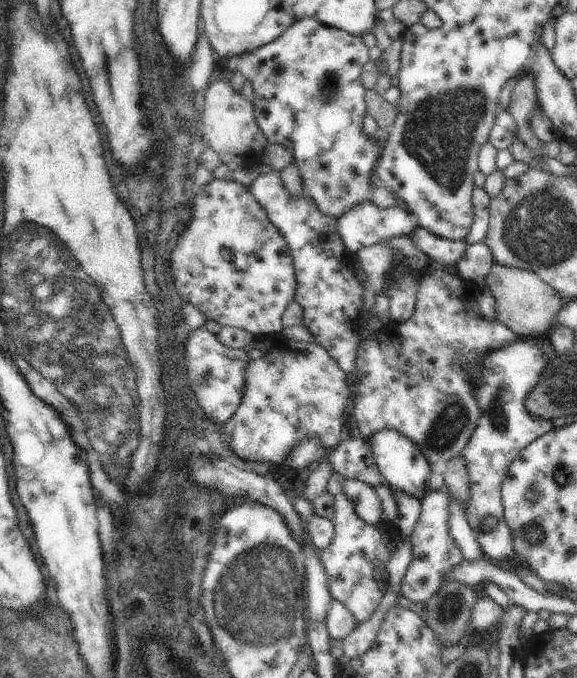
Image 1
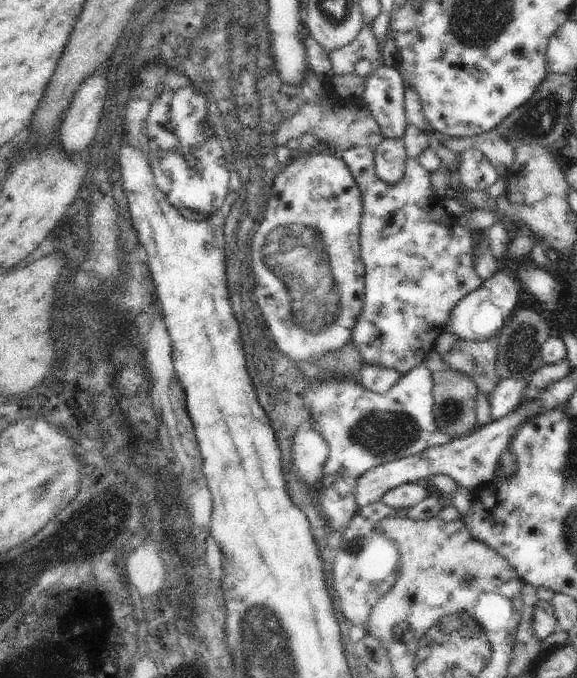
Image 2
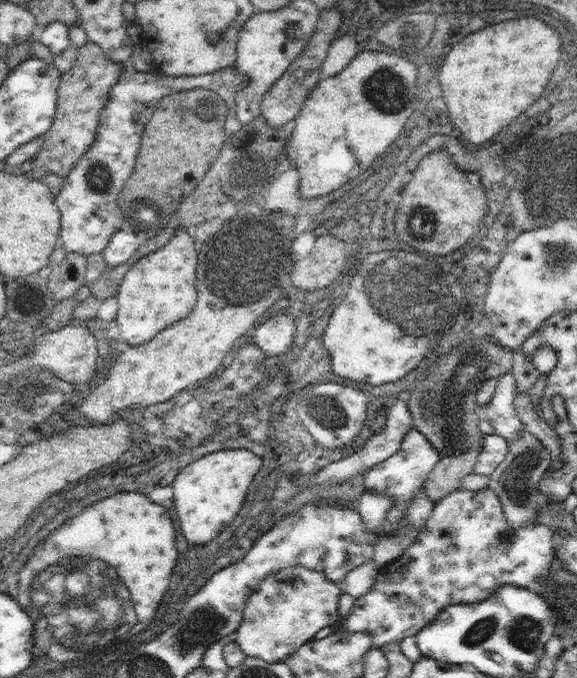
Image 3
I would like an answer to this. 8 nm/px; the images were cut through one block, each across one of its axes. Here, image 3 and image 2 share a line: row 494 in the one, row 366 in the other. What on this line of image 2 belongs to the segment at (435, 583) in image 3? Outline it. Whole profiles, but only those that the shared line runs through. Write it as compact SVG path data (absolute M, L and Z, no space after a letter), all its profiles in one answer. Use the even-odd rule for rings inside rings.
M498 337L485 341L458 339L443 356L448 369L470 377L478 390L488 397L497 388L501 378L496 374L498 360Z

